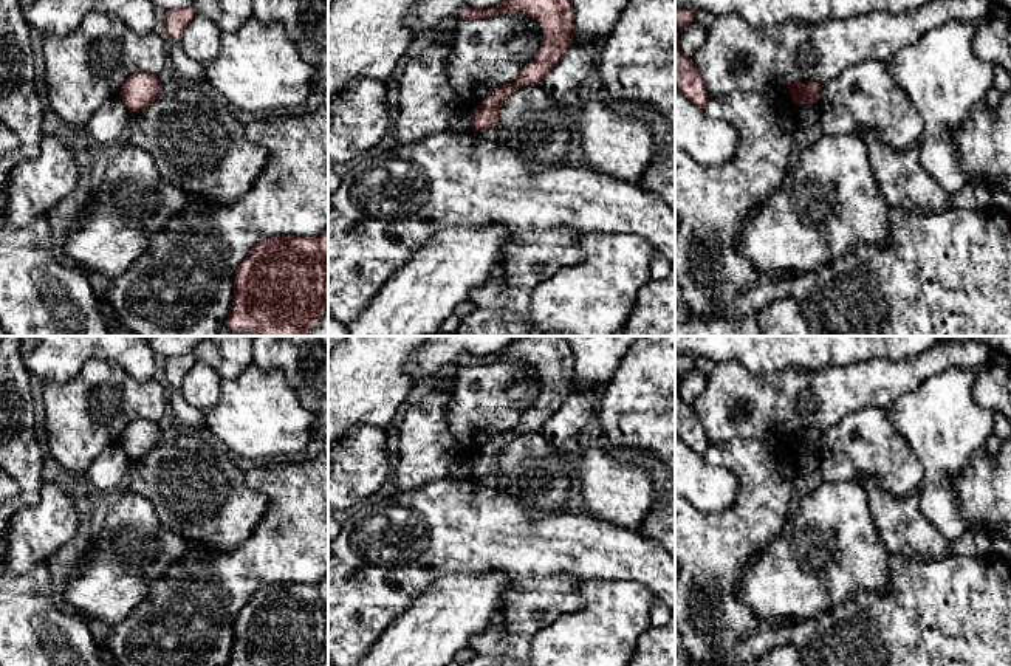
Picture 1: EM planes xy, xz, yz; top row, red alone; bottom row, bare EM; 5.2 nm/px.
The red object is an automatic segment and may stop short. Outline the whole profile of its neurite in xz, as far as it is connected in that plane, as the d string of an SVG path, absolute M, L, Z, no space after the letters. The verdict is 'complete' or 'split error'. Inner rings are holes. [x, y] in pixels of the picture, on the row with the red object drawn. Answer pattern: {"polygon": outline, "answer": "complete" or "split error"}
{"polygon": "M506 0L500 6L483 11L464 6L460 20L482 20L500 12L517 12L536 19L542 26L543 42L536 60L523 67L516 82L495 88L471 110L472 132L495 127L505 99L523 85L540 85L573 40L574 12L570 0Z", "answer": "complete"}

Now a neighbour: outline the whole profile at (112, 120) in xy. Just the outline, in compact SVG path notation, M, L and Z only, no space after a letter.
M113 98L85 125L96 141L108 142L119 138L129 129L132 116L122 99Z

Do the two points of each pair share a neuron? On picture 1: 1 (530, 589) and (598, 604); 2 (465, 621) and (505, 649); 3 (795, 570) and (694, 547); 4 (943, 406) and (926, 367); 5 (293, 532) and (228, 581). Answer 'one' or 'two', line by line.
1: two
2: two
3: two
4: two
5: one

